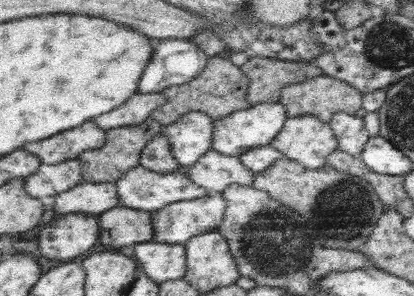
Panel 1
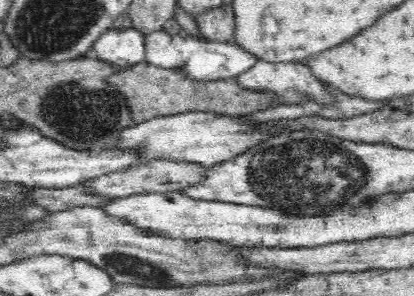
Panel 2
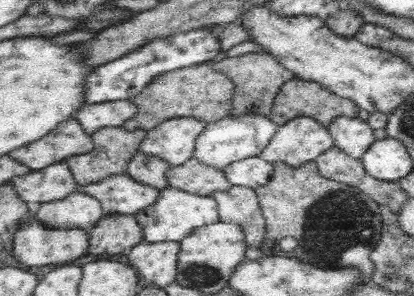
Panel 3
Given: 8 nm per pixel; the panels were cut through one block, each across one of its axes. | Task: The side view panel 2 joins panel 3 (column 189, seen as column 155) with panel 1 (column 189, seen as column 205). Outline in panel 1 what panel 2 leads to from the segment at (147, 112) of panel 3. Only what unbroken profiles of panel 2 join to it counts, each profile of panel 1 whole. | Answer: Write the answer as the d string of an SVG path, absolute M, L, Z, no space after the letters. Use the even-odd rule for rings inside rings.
M215 56L215 58L207 60L207 66L201 70L201 74L197 78L189 80L187 84L171 86L171 88L165 88L163 92L159 92L159 94L167 96L167 104L161 106L159 110L155 110L153 116L157 120L161 120L163 126L179 122L191 110L199 110L199 112L207 114L211 120L225 118L227 114L235 114L237 110L251 108L251 104L247 102L249 84L251 84L249 78L239 70L239 66L231 64L225 56Z

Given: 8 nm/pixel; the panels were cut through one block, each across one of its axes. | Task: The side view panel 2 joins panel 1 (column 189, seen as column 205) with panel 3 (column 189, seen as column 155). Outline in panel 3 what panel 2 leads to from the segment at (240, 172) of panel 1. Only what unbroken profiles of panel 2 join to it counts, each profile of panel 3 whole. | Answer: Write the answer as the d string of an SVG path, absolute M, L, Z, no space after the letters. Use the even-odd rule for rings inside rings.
M191 158L183 166L173 166L169 170L169 184L171 188L187 190L189 194L197 196L211 196L215 192L225 192L231 188L231 182L225 178L221 170L215 170L203 162Z

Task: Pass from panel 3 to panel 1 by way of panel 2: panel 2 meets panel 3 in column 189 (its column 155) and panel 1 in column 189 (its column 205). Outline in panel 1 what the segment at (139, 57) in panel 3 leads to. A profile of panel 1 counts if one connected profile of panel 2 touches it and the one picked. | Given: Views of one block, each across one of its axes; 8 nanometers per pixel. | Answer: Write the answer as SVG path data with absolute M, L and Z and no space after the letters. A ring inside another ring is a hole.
M187 38L155 40L153 48L137 94L159 94L165 88L187 84L201 74L209 60L205 52Z

